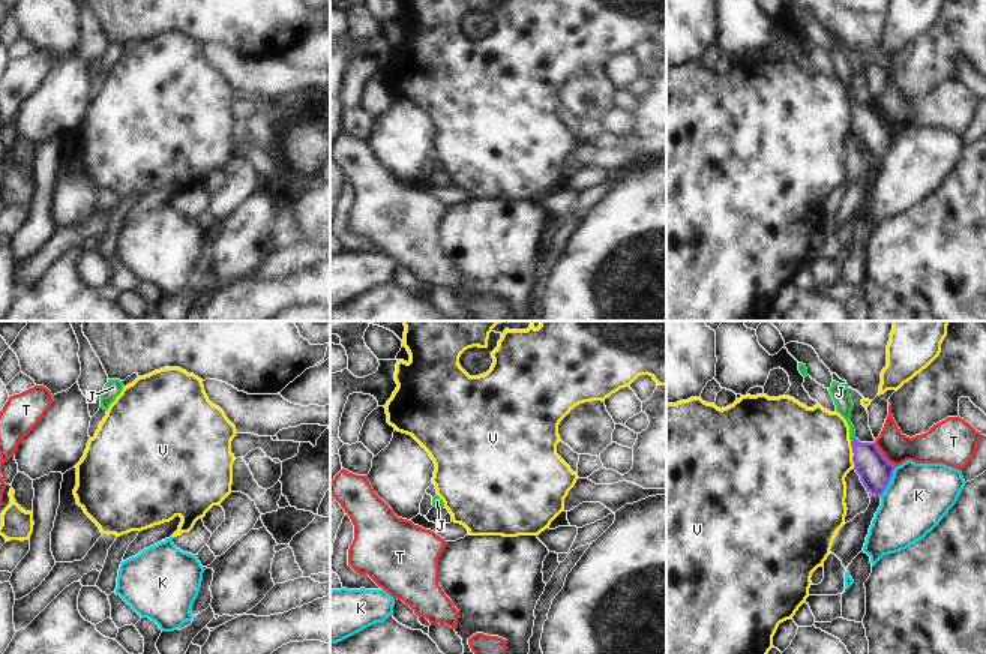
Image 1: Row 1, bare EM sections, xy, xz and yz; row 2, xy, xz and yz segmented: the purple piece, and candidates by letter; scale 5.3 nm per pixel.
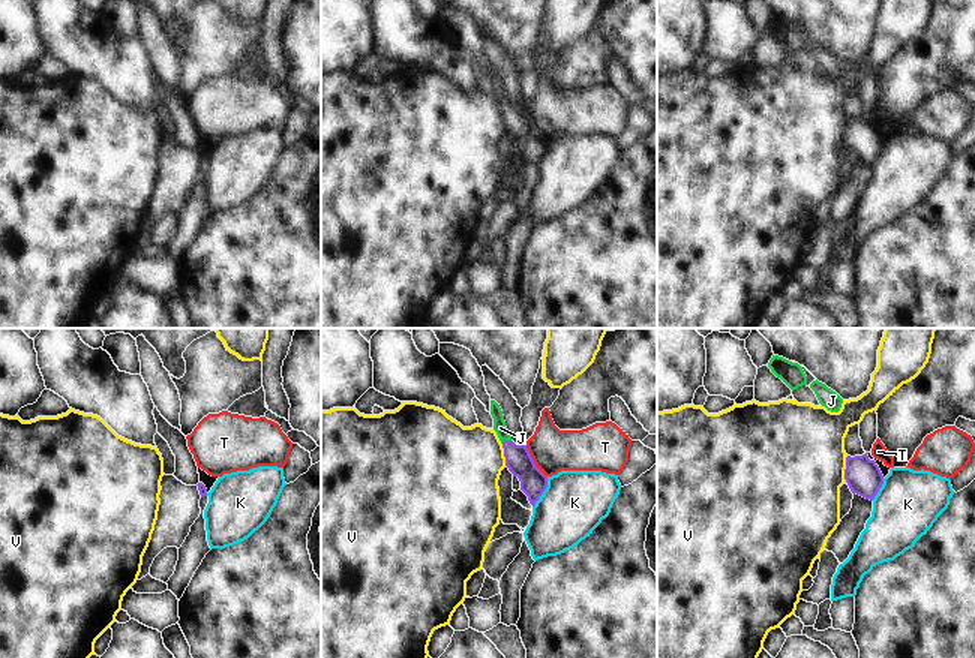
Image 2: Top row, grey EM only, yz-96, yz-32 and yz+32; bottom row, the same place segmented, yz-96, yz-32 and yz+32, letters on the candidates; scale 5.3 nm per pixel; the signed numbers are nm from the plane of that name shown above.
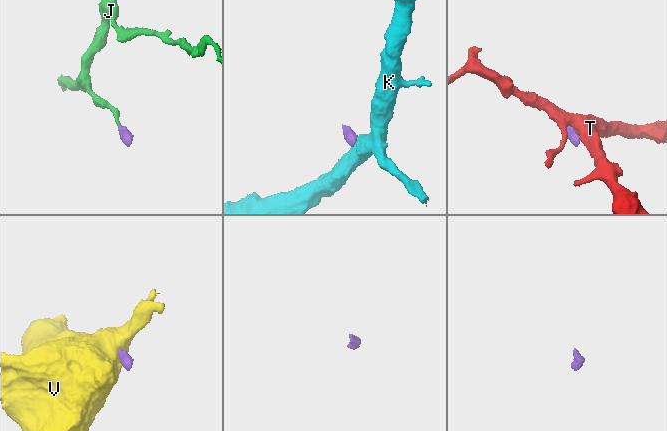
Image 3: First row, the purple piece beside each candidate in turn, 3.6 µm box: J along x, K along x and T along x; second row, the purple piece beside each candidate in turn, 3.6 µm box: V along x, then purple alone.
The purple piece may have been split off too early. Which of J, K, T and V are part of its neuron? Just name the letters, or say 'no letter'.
J

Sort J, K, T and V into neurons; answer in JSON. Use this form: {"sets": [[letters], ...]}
{"sets": [["J"], ["K"], ["T"], ["V"]]}

